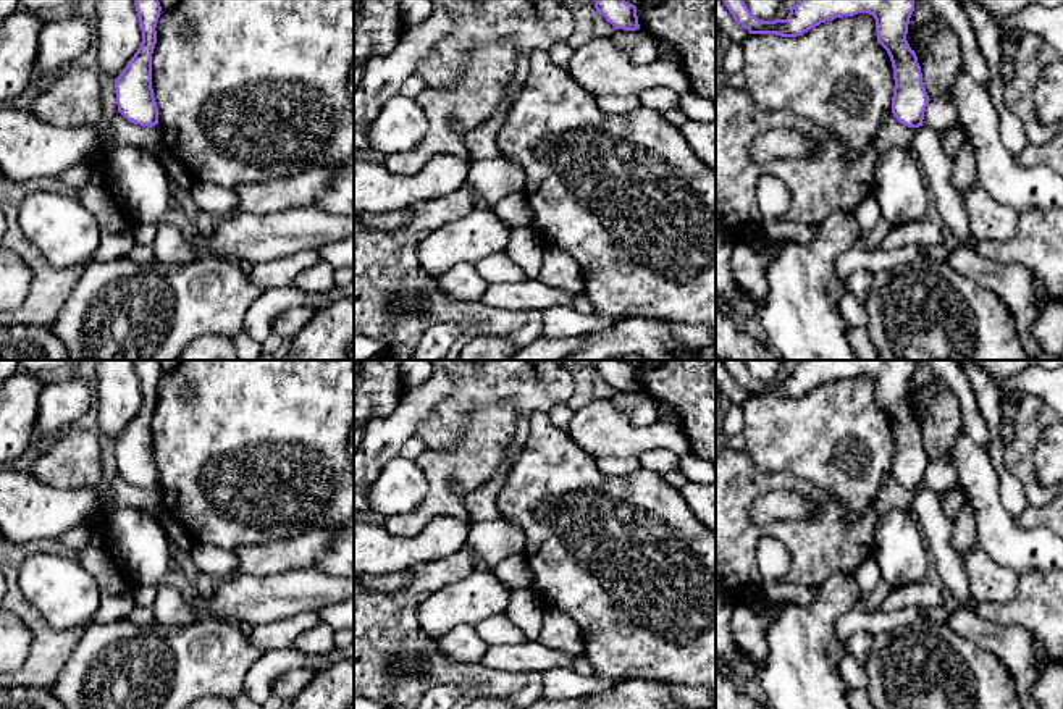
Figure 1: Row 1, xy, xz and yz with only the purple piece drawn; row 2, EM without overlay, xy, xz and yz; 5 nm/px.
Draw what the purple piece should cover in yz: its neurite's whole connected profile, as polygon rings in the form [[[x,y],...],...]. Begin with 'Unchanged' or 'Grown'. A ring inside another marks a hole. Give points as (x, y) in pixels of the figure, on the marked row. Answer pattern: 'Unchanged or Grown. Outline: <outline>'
Unchanged. Outline: [[[722,0],[733,19],[750,34],[775,34],[796,37],[829,19],[869,13],[876,19],[877,42],[887,50],[893,68],[892,113],[908,128],[919,128],[929,103],[929,95],[922,82],[921,66],[914,50],[906,40],[910,18],[914,11],[914,0],[798,0],[785,19],[763,21],[756,18],[743,0]]]

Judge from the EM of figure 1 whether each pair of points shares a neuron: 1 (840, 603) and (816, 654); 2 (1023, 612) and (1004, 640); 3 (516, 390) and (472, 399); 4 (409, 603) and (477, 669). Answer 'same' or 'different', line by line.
1: same
2: different
3: same
4: same

